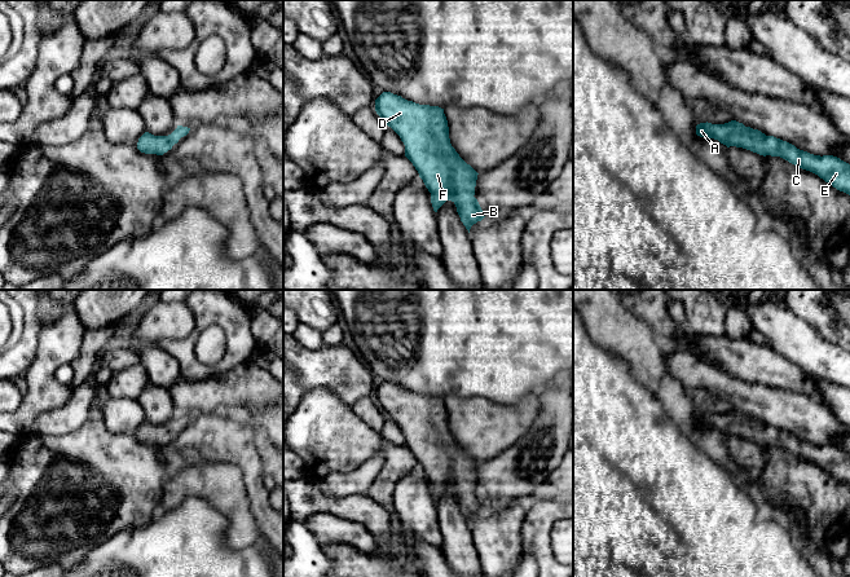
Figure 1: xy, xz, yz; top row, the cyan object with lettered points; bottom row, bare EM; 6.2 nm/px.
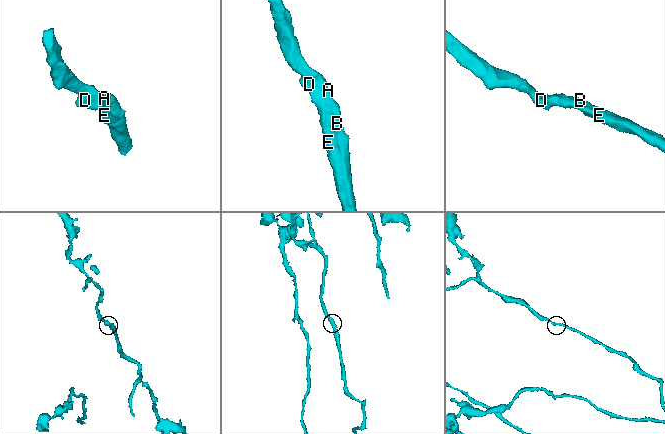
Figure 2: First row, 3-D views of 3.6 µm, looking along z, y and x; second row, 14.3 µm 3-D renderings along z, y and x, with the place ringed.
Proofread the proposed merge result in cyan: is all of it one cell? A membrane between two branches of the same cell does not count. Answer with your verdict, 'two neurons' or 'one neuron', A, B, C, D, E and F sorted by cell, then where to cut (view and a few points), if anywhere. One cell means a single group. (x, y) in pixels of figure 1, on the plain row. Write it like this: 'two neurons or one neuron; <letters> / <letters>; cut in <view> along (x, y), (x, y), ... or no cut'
one neuron; A B C D E F; no cut

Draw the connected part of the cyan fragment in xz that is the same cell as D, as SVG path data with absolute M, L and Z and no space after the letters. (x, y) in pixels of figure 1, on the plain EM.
M383 382L375 389L375 401L383 413L391 417L405 435L405 446L413 453L431 483L433 501L452 490L461 511L470 519L485 506L475 485L477 462L467 454L450 433L448 410L444 398L439 396L419 395L391 382Z

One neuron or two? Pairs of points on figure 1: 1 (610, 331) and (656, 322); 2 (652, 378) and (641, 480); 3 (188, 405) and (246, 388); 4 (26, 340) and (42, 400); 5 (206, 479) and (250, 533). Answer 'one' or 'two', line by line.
1: two
2: two
3: one
4: two
5: one

